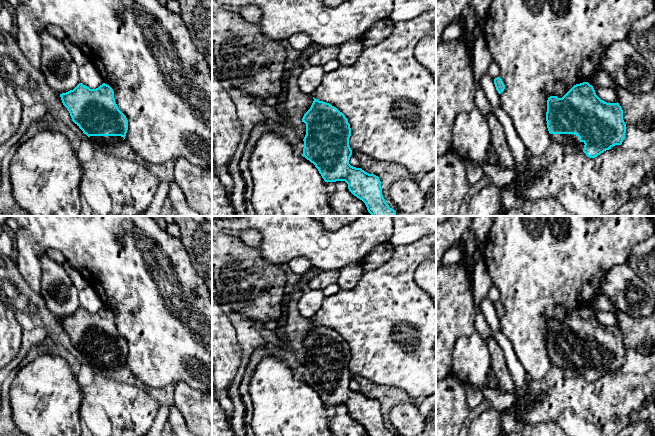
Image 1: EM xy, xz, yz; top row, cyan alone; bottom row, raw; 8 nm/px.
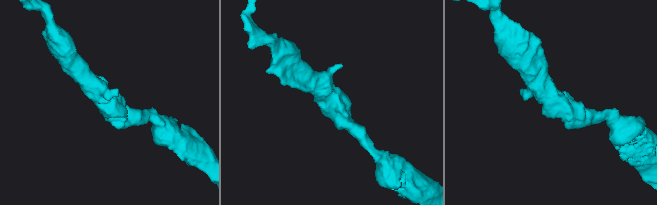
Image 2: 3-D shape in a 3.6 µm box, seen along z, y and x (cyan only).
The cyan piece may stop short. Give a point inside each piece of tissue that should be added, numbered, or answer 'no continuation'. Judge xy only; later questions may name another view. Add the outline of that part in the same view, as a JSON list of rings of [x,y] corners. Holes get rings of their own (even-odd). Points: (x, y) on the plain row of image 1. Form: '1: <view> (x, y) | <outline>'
1: xy (102, 365) | [[[90,360],[89,363],[95,366],[100,372],[116,369],[124,362],[121,360]]]

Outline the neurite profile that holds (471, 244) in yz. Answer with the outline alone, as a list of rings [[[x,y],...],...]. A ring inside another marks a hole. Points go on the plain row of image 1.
[[[468,233],[465,236],[465,246],[464,246],[464,259],[468,263],[467,273],[472,273],[474,270],[475,261],[473,260],[473,255],[478,248],[479,243],[477,238],[473,233]]]

